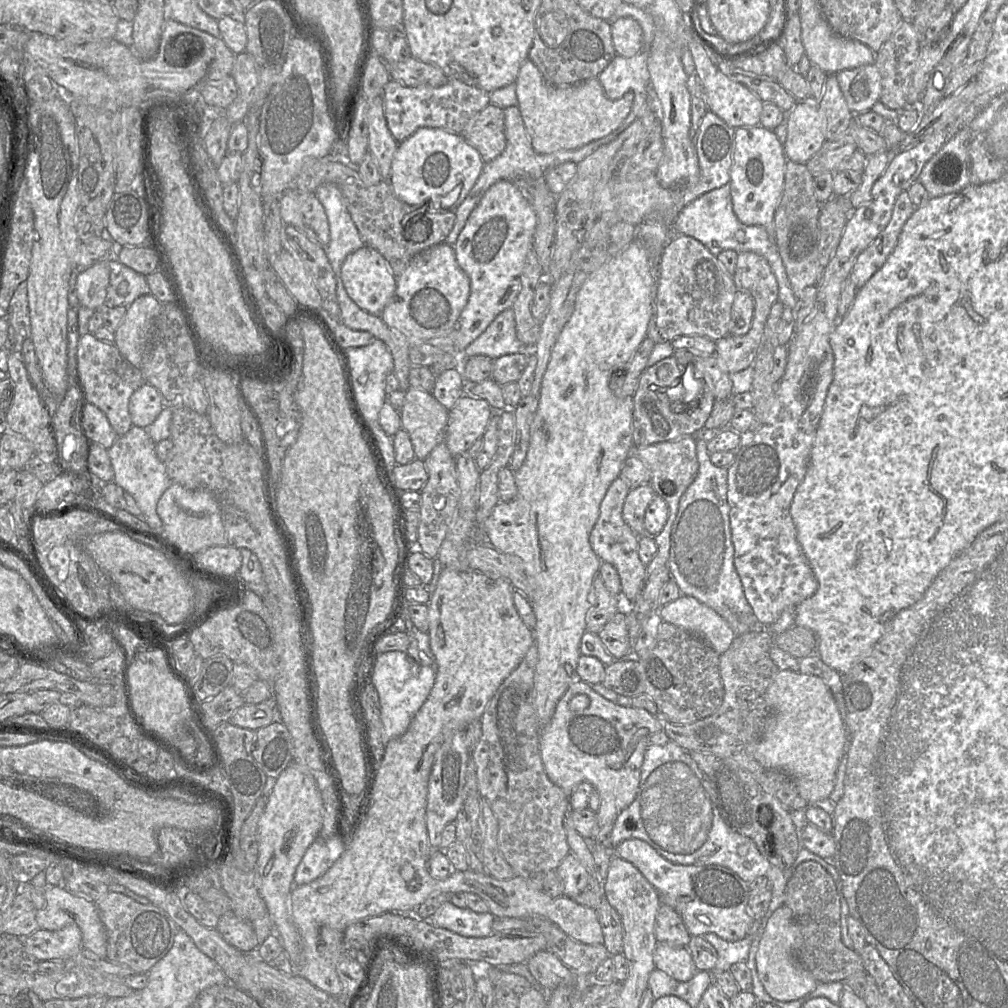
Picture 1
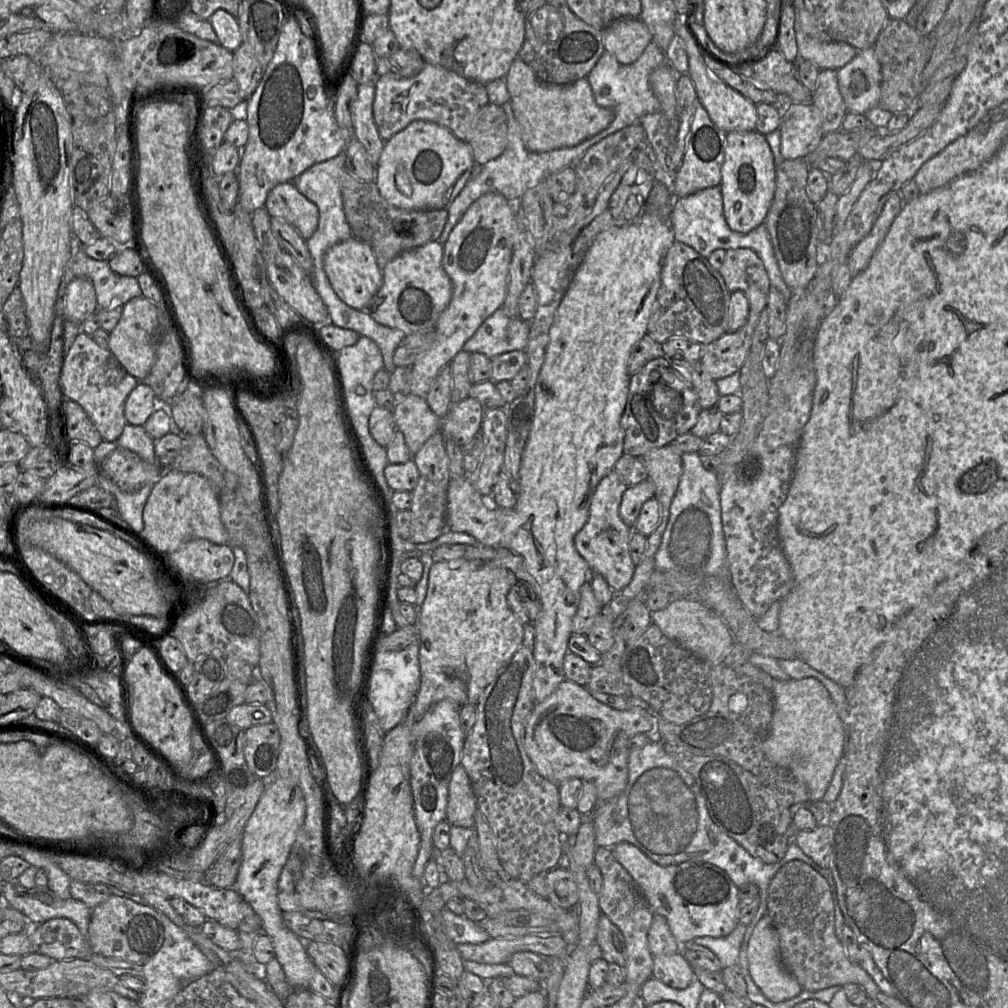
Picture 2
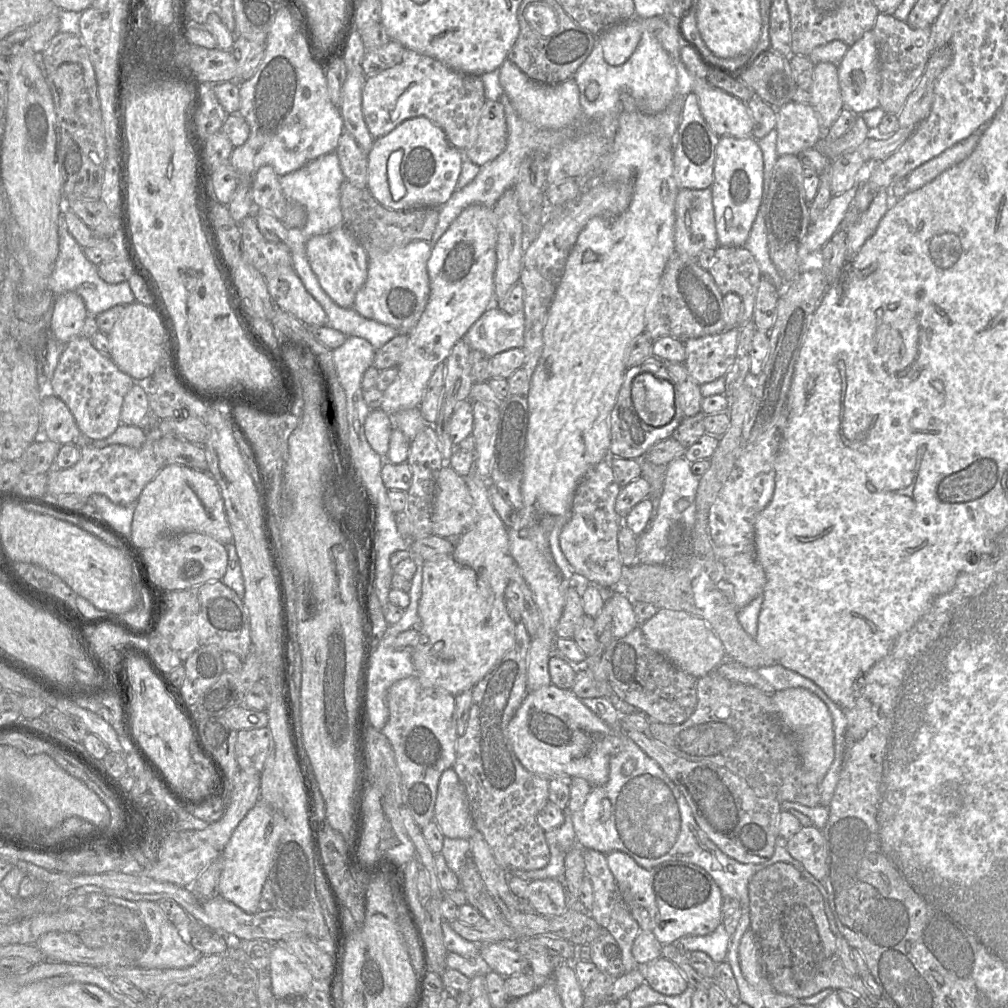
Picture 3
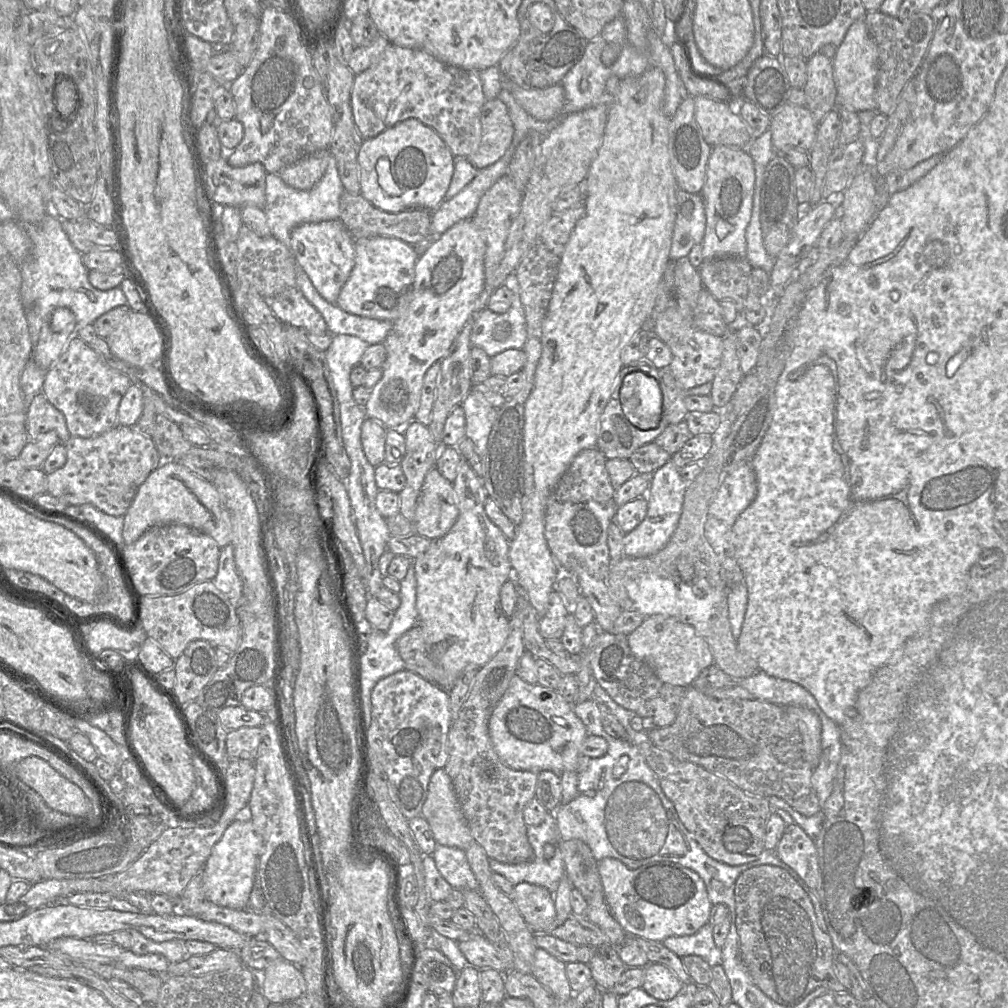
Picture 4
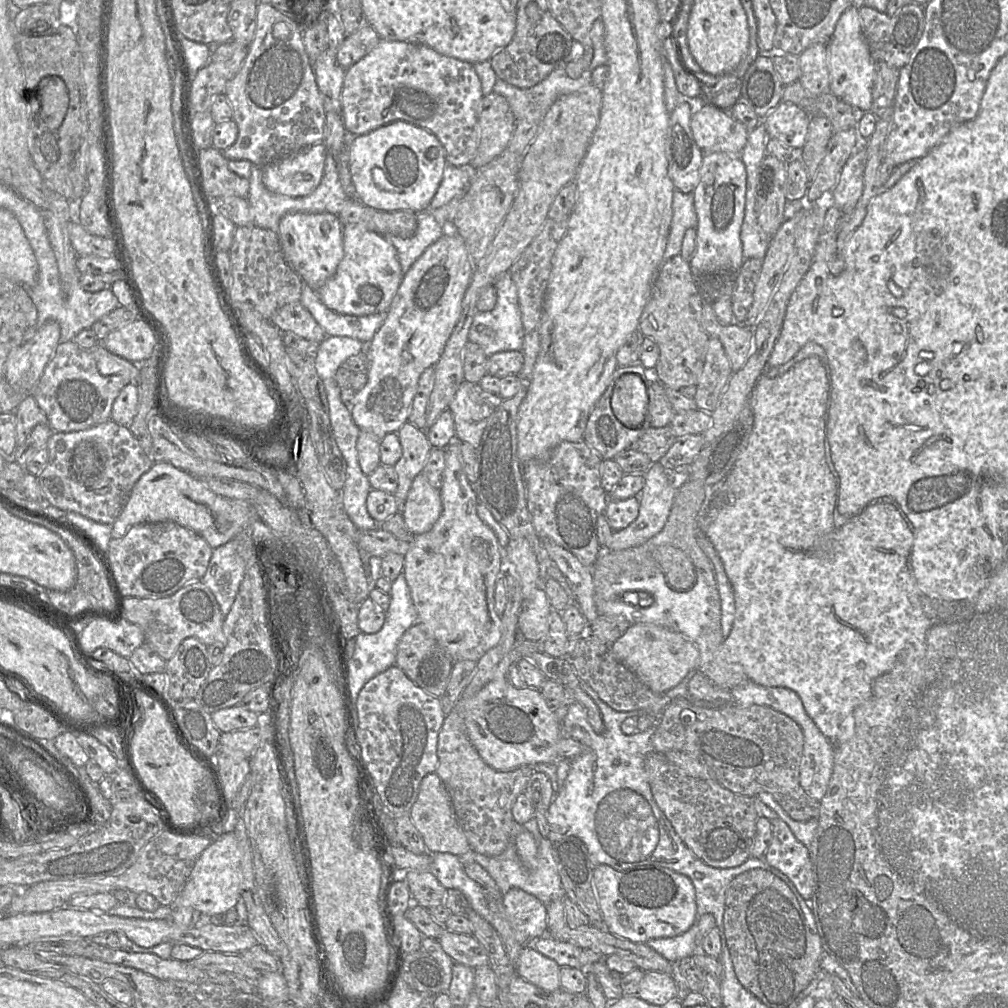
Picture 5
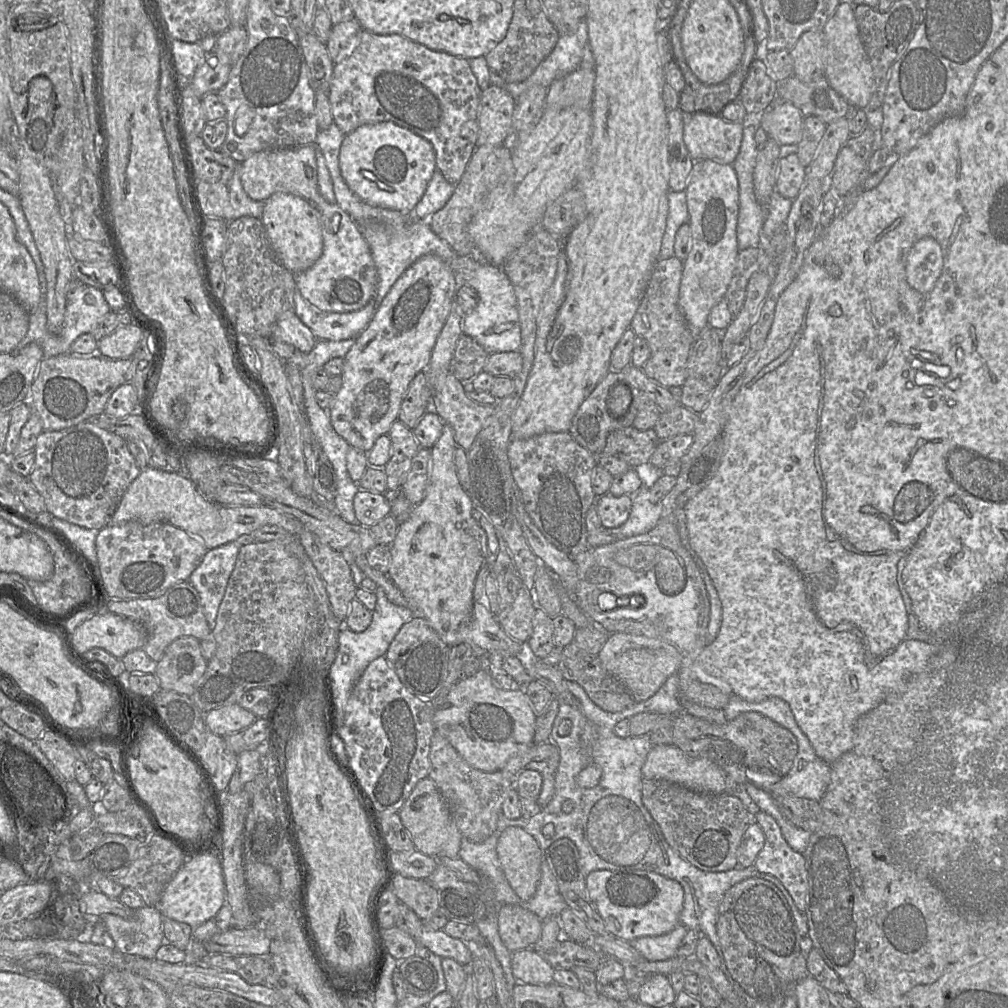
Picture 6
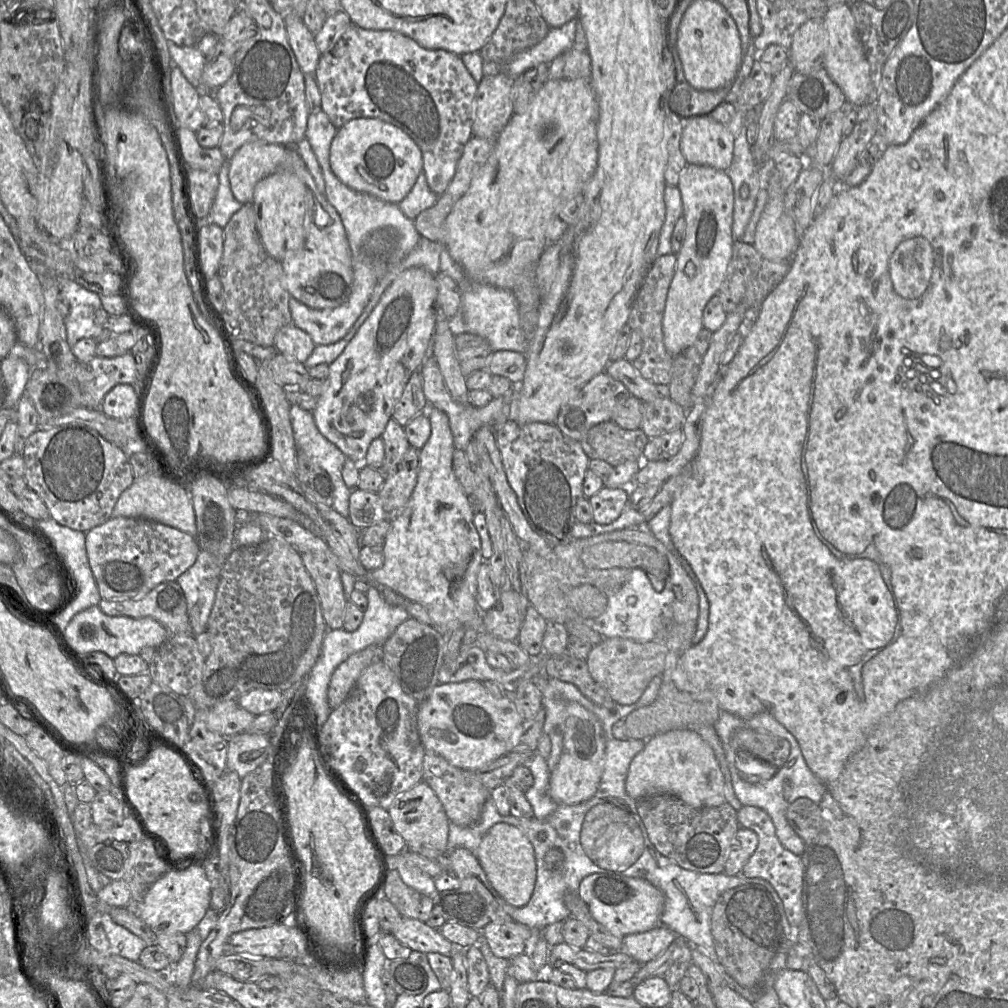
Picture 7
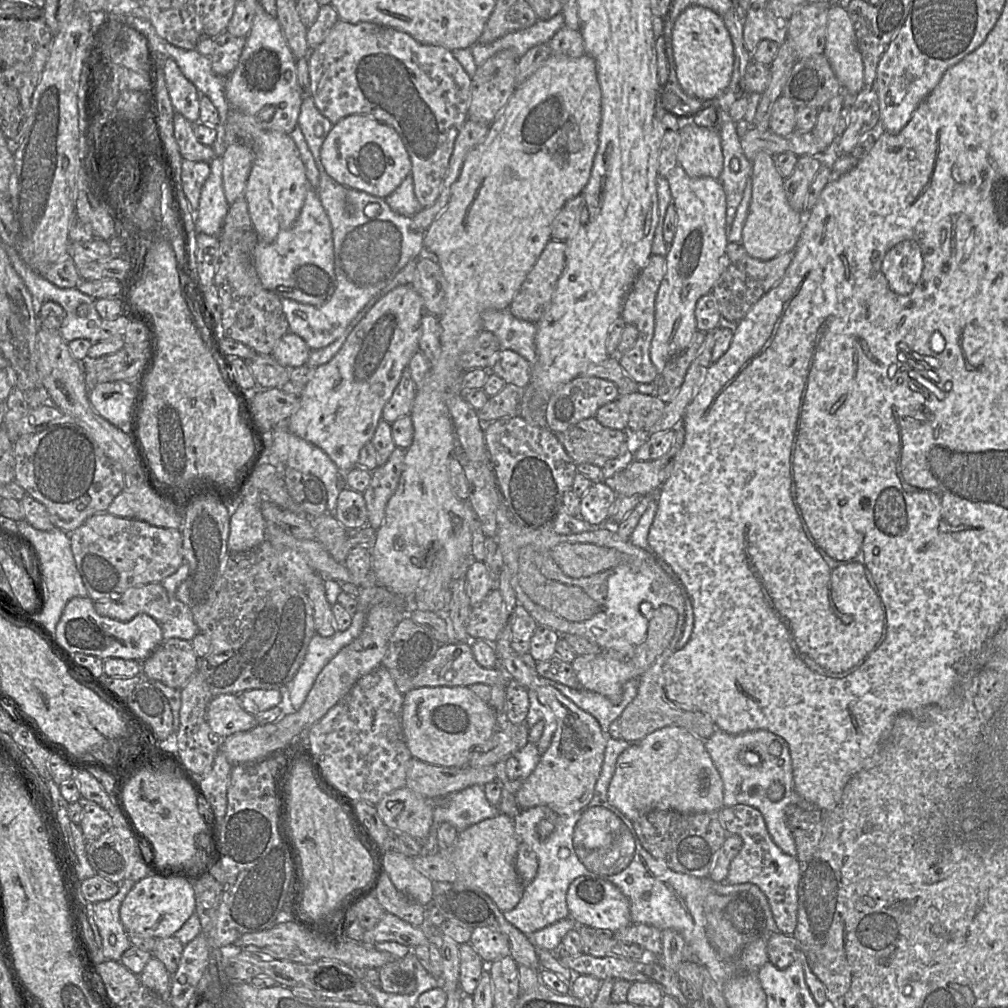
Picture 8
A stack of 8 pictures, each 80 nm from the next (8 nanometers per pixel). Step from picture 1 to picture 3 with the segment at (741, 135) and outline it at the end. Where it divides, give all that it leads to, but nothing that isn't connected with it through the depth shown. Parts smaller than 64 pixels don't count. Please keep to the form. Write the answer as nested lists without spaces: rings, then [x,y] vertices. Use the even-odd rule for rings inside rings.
[[[731,136],[720,138],[711,191],[719,245],[743,247],[750,235],[764,192],[763,153],[757,139],[754,137],[738,139]]]

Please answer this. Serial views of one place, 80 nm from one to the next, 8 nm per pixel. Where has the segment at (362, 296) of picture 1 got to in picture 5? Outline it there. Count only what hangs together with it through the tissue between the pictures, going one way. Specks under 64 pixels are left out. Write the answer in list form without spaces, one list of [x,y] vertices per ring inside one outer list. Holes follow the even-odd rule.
[[[288,213],[282,217],[277,231],[287,262],[301,280],[317,291],[336,272],[344,255],[343,223],[329,213]]]

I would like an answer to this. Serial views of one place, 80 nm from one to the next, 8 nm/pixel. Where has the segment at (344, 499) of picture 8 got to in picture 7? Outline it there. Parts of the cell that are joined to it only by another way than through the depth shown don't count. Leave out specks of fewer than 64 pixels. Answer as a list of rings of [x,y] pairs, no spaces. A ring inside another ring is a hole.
[[[355,488],[352,489],[349,502],[348,519],[359,530],[387,519],[386,511],[378,493]]]

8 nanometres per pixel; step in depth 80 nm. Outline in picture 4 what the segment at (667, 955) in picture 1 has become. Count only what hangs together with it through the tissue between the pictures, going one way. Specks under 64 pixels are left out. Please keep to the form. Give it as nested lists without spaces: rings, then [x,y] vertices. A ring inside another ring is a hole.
[[[650,963],[645,967],[644,981],[641,987],[656,999],[669,1000],[679,994],[683,982],[667,966]]]

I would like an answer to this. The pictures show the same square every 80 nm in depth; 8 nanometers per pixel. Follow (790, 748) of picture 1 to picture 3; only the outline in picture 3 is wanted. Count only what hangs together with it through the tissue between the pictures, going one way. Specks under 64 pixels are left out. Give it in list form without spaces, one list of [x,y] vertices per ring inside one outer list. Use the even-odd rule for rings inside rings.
[[[804,688],[775,691],[771,696],[784,726],[797,739],[798,753],[804,769],[815,778],[819,788],[835,755],[833,721],[827,705],[817,695]]]

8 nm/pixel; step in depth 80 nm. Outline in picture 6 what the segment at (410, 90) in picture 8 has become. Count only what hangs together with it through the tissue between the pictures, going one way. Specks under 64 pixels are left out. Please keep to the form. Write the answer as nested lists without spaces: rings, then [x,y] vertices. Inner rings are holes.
[[[362,29],[351,54],[334,65],[328,98],[334,123],[344,135],[365,124],[393,122],[428,140],[433,147],[436,170],[456,185],[477,147],[481,92],[468,59],[431,50],[399,34],[378,35]]]

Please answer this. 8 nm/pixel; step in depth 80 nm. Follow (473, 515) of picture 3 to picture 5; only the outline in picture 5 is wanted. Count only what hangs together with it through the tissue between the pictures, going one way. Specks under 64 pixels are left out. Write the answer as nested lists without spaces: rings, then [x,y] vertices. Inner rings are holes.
[[[424,471],[414,479],[407,499],[402,508],[402,515],[405,523],[413,535],[419,535],[428,532],[439,519],[443,510],[440,486],[431,485],[424,477]]]

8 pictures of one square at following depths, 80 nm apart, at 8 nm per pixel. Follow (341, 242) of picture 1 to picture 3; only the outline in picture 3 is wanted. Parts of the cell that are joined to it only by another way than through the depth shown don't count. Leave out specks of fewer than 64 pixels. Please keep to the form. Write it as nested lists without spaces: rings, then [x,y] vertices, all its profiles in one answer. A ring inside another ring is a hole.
[[[335,152],[321,156],[299,170],[279,177],[286,198],[302,205],[307,212],[307,221],[303,227],[288,228],[287,247],[293,263],[304,265],[304,259],[308,259],[305,250],[306,239],[343,226],[340,187],[344,180],[340,161]]]

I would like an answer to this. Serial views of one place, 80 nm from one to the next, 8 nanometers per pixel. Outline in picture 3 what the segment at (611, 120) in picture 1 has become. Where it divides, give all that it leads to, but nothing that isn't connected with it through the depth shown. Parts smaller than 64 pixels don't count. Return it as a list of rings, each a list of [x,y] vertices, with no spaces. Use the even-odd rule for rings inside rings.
[[[508,59],[499,68],[499,79],[504,93],[510,98],[521,119],[537,129],[558,130],[585,121],[580,104],[580,91],[573,79],[559,84],[542,84],[531,80]]]

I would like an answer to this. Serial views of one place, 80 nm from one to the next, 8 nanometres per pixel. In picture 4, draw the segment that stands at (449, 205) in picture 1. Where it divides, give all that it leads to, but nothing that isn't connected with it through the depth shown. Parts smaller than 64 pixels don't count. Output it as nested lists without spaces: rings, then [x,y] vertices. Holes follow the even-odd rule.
[[[410,118],[358,147],[360,194],[380,210],[397,213],[412,208],[432,212],[445,200],[454,172],[455,157],[439,134]]]

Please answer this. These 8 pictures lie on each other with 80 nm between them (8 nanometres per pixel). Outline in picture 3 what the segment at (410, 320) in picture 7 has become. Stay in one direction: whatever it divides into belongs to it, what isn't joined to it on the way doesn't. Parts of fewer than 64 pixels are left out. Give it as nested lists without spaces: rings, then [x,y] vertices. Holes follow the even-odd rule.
[[[475,204],[465,209],[441,238],[432,244],[431,255],[427,262],[430,285],[429,300],[418,323],[407,333],[407,347],[396,367],[398,374],[383,391],[380,409],[393,415],[402,410],[419,407],[427,383],[436,366],[446,361],[454,345],[464,338],[469,328],[493,304],[497,241],[497,222],[491,208]]]

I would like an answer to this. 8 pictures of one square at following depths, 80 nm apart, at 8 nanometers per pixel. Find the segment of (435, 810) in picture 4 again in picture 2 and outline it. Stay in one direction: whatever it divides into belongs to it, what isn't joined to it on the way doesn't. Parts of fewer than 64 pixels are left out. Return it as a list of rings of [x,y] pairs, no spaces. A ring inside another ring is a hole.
[[[459,765],[454,770],[450,784],[446,821],[451,826],[474,828],[476,798],[471,780],[465,769]]]

